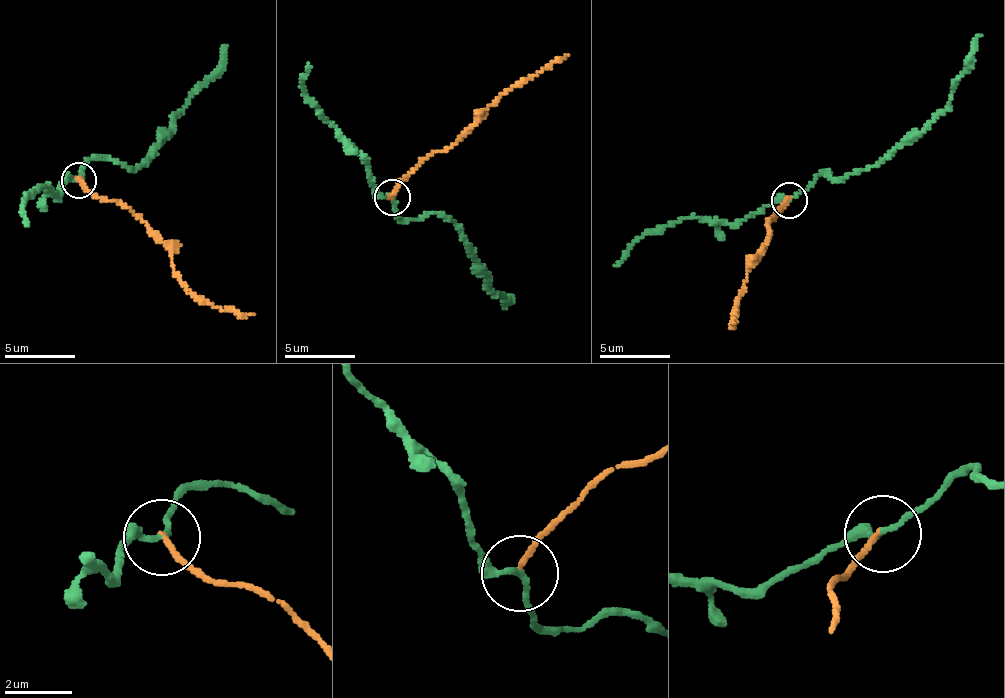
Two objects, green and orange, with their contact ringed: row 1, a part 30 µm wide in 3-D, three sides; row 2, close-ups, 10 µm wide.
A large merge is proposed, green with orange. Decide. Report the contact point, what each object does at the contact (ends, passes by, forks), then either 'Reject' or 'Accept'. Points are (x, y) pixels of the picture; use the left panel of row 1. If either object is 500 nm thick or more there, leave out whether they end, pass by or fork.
Place: (79, 180). At the ring green passes by. At the ring orange ends. Reject

